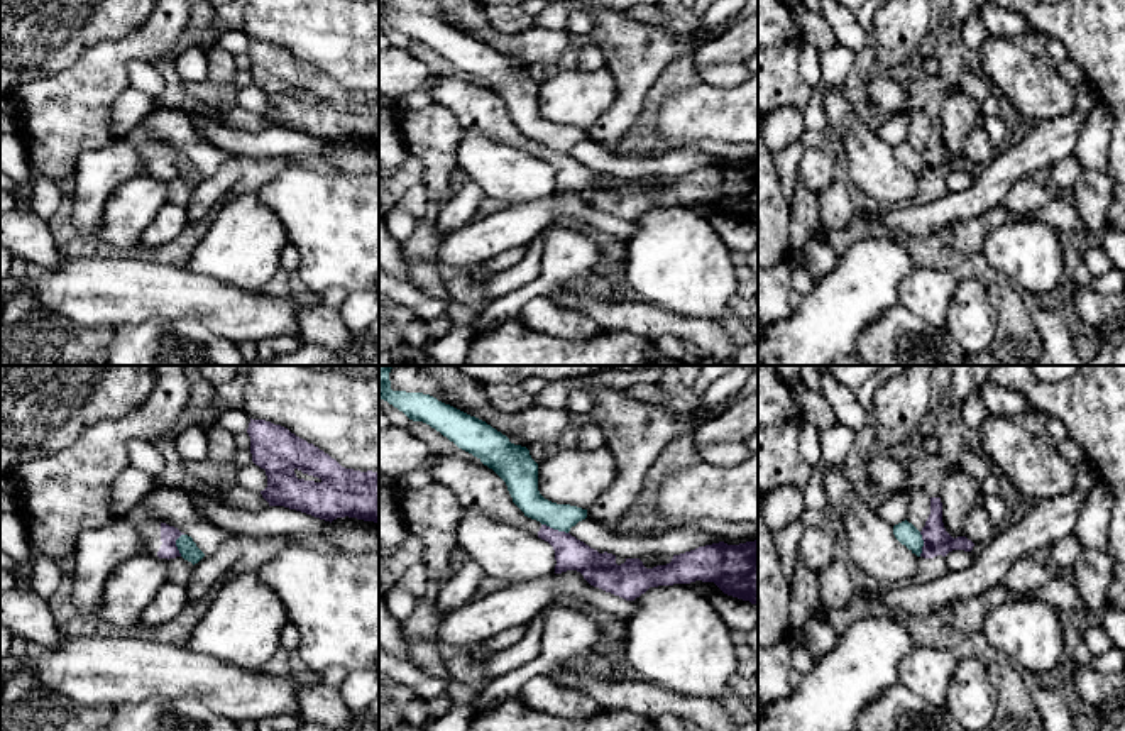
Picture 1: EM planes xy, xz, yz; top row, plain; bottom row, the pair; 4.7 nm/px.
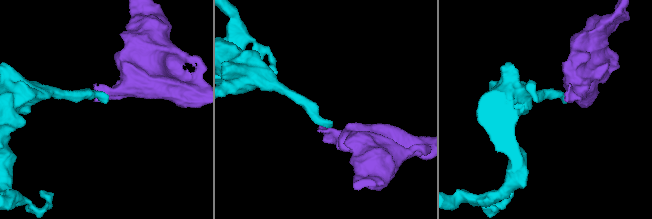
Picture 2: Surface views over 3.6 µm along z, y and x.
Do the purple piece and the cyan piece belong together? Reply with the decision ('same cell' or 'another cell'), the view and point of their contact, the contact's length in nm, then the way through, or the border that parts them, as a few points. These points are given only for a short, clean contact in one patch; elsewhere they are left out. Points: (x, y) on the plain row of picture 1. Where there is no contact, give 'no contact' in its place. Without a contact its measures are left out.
another cell; meets purple in xz at (555, 151); contact 140 nm long; border along xz (542, 144), (567, 154)

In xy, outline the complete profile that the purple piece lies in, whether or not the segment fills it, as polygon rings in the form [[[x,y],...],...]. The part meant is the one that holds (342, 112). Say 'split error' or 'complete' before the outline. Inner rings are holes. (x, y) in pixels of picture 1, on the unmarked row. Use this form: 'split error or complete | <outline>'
complete | [[[250,39],[247,54],[252,83],[267,96],[261,115],[269,127],[284,127],[330,144],[348,137],[379,146],[379,93],[345,90],[313,64],[266,41]]]

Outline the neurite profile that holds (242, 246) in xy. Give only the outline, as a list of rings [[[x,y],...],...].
[[[257,193],[225,200],[184,269],[261,293],[281,267],[286,227]]]

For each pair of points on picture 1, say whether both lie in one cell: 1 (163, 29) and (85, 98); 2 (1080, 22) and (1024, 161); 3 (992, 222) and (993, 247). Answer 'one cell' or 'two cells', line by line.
1: one cell
2: two cells
3: two cells

